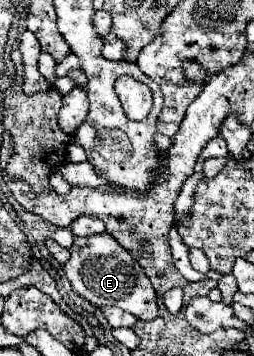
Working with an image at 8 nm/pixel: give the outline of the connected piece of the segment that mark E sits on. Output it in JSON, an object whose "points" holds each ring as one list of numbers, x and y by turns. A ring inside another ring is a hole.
{"points":[[98,233,90,237,76,237,72,243,72,255,70,261,64,265,66,277,72,283,72,289,90,301,92,305,104,307,114,305,120,307,138,319,156,319,158,315,158,295,152,287,150,279,146,279,146,273,142,271,140,263,122,249,116,239,110,233]]}

